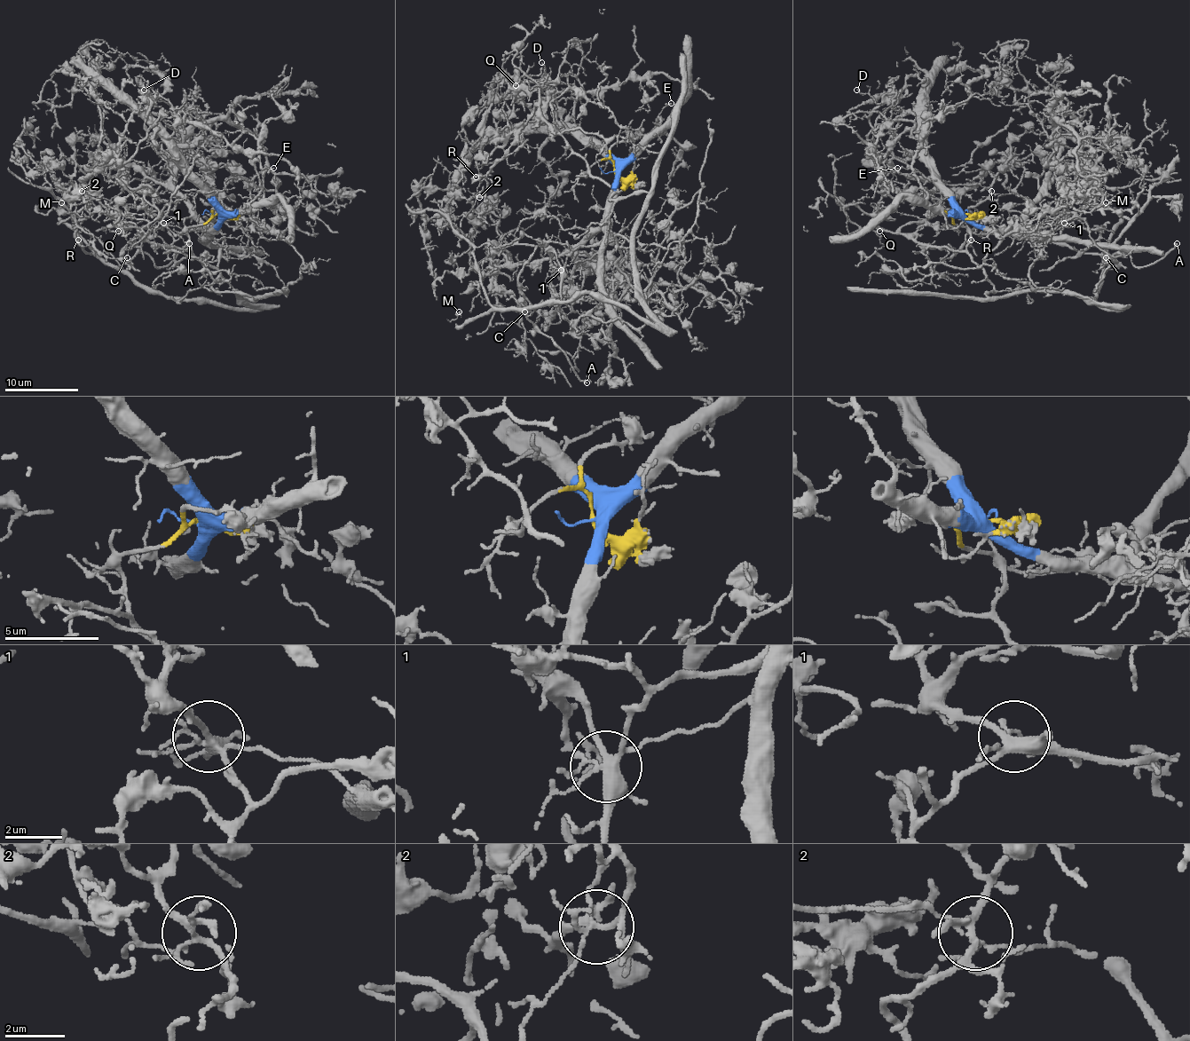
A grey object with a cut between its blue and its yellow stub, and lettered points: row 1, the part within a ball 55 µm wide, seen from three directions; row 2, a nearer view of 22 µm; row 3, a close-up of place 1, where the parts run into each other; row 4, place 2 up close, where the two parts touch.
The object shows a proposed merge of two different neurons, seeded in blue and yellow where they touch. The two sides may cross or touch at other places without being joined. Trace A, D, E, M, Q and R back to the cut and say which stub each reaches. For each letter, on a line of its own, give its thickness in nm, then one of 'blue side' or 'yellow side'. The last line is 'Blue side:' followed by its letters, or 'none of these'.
A: calibre 240 nm; yellow side
D: calibre 130 nm; yellow side
E: calibre 150 nm; blue side
M: calibre 180 nm; yellow side
Q: calibre 150 nm; yellow side
R: calibre 190 nm; yellow side
Blue side: E

